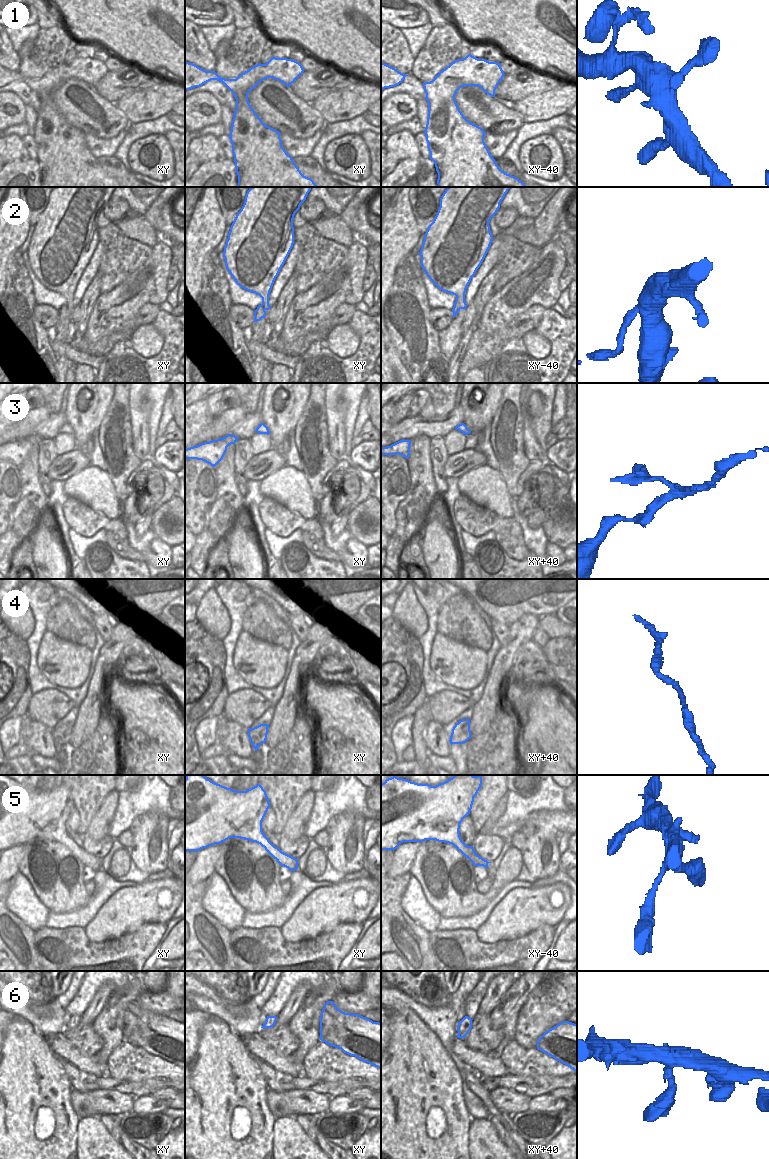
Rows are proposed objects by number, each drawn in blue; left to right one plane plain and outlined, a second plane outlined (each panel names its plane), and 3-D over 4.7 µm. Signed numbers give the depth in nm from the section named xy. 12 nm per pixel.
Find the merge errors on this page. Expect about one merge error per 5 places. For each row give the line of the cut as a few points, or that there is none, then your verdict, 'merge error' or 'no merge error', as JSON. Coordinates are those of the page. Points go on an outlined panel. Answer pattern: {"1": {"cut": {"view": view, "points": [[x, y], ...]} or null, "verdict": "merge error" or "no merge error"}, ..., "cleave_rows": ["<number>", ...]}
{"1": {"cut": null, "verdict": "no merge error"}, "2": {"cut": {"view": "xy-40", "points": [[456, 296], [460, 308]]}, "verdict": "merge error"}, "3": {"cut": null, "verdict": "no merge error"}, "4": {"cut": null, "verdict": "no merge error"}, "5": {"cut": null, "verdict": "no merge error"}, "6": {"cut": null, "verdict": "no merge error"}, "cleave_rows": ["2"]}

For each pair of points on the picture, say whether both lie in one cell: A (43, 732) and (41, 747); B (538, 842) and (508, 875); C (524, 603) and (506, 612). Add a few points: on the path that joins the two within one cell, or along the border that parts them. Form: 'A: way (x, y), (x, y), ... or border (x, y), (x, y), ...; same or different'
A: way (41, 736), (41, 743); same
B: border (521, 852), (521, 861), (523, 863); different
C: way (520, 604), (515, 604), (510, 608); same

